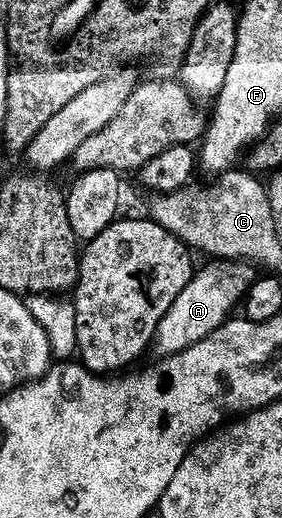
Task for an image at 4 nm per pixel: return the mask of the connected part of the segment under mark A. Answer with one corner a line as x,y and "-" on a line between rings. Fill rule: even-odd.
215,259
207,264
211,265
205,266
200,273
198,270
192,276
185,291
177,295
173,307
165,311
165,319
161,319
153,342
154,352
159,352
160,358
177,355
193,347
193,343
201,343
201,339
213,335
213,331
221,328
234,314
231,313
234,309
236,312
237,306
246,297
252,281
257,277
257,273
254,273
256,270
242,261

